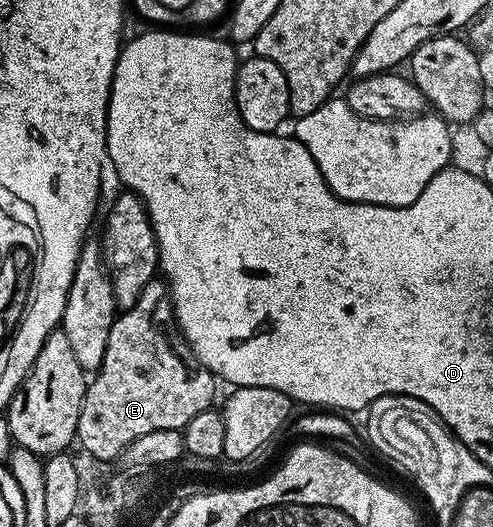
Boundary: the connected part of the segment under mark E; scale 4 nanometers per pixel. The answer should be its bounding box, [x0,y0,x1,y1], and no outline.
[76,277,218,461]

